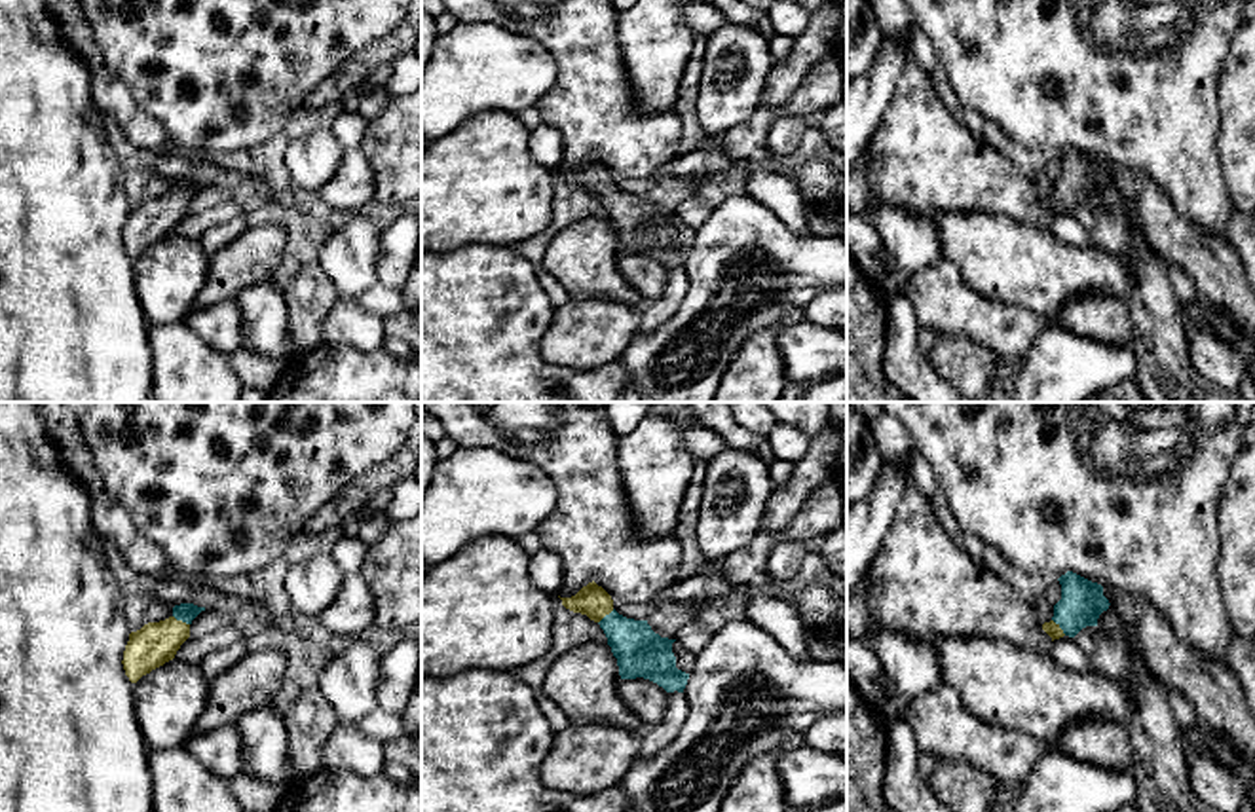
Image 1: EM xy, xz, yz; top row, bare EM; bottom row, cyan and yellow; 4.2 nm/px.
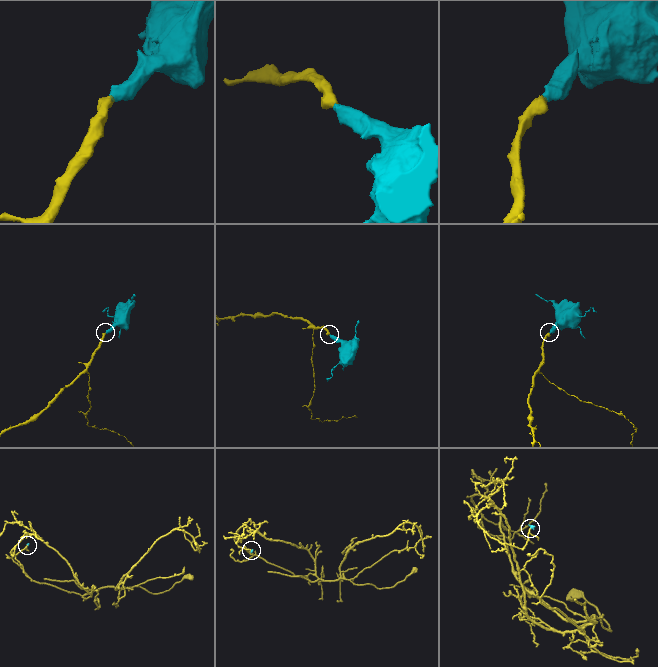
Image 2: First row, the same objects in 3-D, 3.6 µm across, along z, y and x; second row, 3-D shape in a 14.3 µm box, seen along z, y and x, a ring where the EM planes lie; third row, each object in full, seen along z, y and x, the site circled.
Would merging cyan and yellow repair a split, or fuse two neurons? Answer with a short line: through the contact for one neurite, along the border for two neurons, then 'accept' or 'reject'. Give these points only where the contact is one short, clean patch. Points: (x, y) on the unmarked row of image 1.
line yz (1083, 177), (1060, 202), (1050, 203); accept

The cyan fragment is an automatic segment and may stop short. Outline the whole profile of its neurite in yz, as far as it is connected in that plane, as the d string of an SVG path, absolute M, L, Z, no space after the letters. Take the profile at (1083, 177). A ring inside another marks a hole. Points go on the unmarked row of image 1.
M1073 146L1059 154L1061 175L1054 180L1054 192L1042 199L1042 205L1054 214L1075 212L1086 201L1097 201L1097 194L1109 184L1103 161Z

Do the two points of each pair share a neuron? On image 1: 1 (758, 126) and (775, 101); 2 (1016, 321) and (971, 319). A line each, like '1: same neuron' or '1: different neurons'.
1: same neuron
2: same neuron

